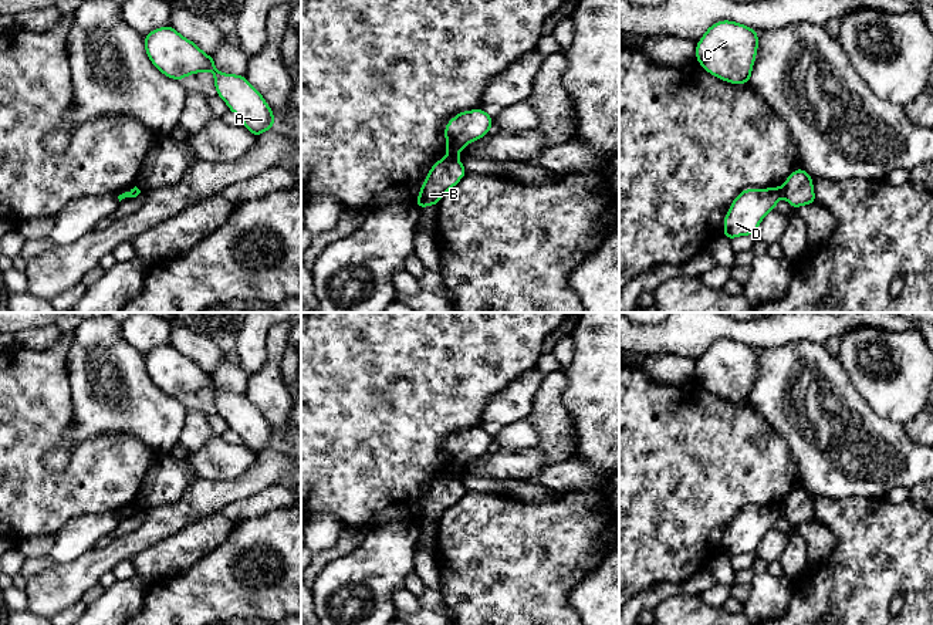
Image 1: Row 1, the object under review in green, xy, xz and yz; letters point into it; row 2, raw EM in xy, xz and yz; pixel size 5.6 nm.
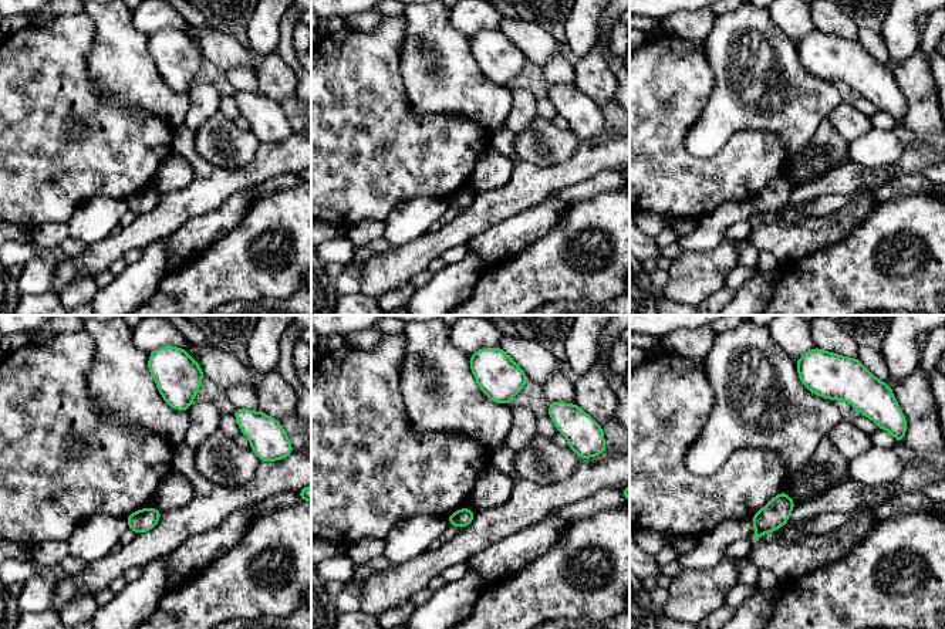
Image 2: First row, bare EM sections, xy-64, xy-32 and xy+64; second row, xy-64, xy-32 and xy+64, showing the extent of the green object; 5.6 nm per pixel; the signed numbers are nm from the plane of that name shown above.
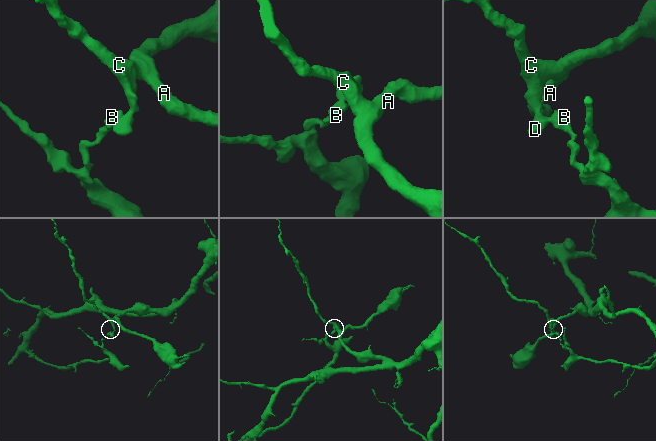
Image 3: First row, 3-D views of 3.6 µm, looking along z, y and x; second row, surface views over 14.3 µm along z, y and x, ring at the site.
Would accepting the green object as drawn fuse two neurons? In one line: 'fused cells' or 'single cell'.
fused cells

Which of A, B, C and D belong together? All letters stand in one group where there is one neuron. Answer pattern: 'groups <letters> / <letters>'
groups A C D / B

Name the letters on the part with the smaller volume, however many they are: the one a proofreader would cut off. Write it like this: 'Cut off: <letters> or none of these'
Cut off: B

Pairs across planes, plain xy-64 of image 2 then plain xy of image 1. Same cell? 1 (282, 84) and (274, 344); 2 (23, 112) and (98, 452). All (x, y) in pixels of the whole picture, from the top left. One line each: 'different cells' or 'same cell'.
1: same cell
2: same cell

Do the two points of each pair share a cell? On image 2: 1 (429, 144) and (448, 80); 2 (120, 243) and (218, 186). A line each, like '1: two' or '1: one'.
1: two
2: one

